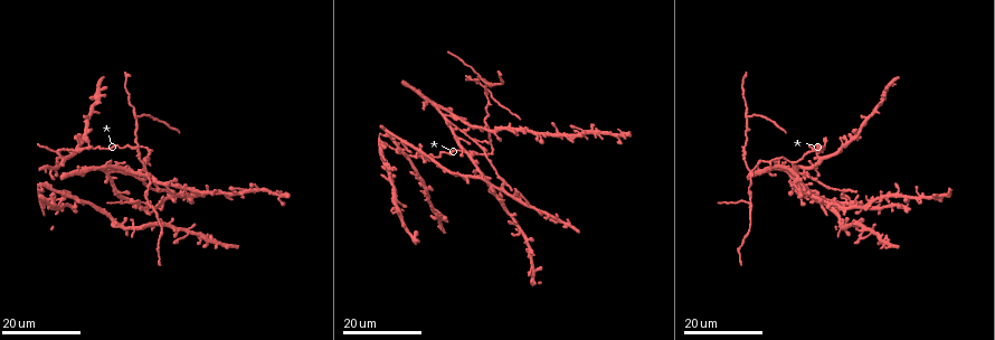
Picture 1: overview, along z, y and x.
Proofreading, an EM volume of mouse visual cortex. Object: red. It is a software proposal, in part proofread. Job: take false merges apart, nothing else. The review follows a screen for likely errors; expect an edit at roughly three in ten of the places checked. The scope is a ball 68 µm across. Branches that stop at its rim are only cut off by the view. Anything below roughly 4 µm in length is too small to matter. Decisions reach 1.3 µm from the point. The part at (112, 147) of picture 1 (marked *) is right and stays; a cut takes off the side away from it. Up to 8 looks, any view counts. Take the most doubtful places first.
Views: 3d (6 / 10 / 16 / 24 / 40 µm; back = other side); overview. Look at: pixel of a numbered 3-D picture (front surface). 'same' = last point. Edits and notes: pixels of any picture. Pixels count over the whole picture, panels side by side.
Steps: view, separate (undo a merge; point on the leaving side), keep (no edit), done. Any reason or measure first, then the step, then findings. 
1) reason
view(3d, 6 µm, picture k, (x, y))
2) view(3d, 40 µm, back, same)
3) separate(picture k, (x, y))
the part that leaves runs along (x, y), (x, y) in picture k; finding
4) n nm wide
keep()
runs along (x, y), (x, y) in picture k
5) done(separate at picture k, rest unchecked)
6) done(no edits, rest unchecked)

branch point
view(3d, 24 µm, picture 1, (749, 170))

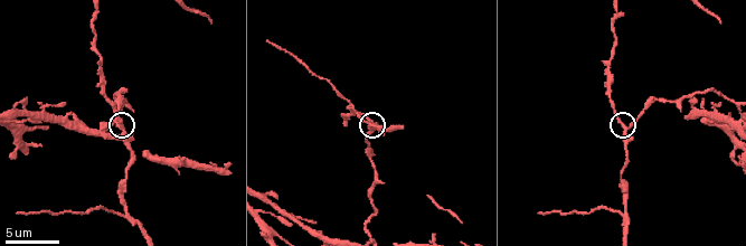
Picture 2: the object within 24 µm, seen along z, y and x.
view(3d, 10 µm, picture 2, (624, 130))

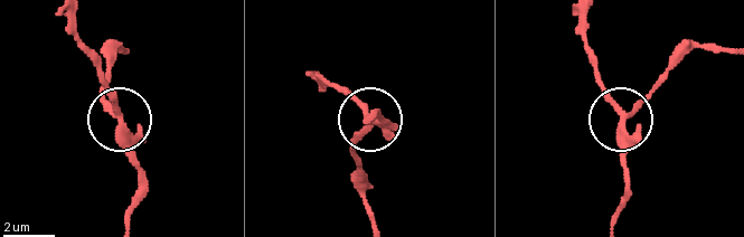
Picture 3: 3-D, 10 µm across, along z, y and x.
keep()
runs along (124, 51), (111, 51), (105, 103), (137, 179), (137, 202) in picture 3; one neuron here

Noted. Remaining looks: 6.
thin arm on a thick one
view(3d, 10 µm, picture 2, (376, 126))

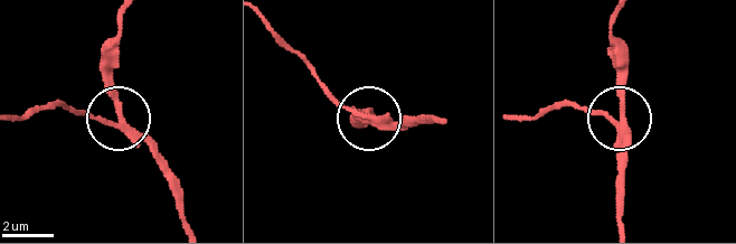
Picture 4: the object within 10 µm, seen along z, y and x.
250 nm wide
separate(picture 4, (98, 119))
the part that leaves runs along (128, 132), (63, 106), (12, 113) in picture 4; a second neuron is stuck on

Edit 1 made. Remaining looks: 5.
redraw
view(overview)

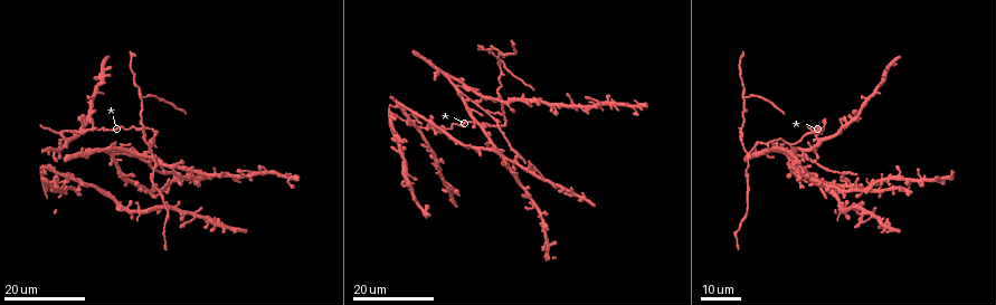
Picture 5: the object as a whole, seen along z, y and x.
thin arm on a thick one
view(3d, 24 µm, picture 5, (62, 135))

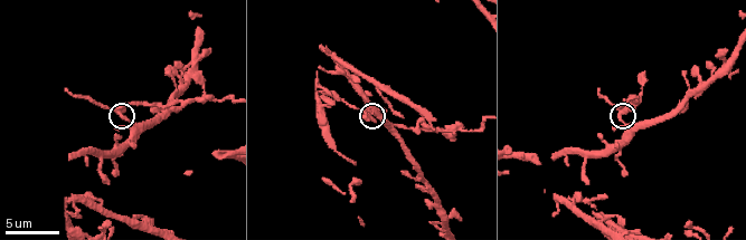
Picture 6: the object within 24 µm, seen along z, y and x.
zoom in
view(3d, 10 µm, picture 6, (621, 111))

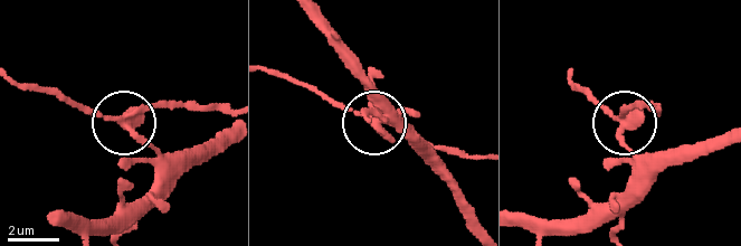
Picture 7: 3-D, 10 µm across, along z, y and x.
3 arms
keep()
runs along (475, 159), (386, 131), (323, 101) in picture 7; all the same neuron

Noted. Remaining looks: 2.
branch point
view(3d, 24 µm, picture 5, (143, 98))

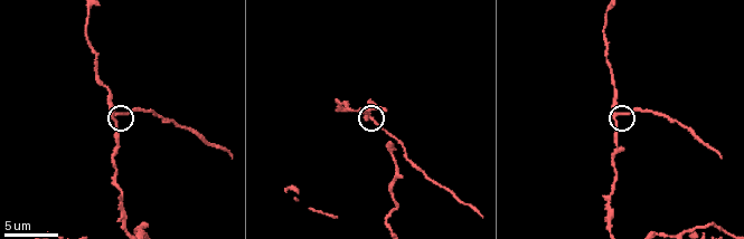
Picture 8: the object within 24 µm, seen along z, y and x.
closer look
view(3d, 6 µm, picture 8, (115, 113))

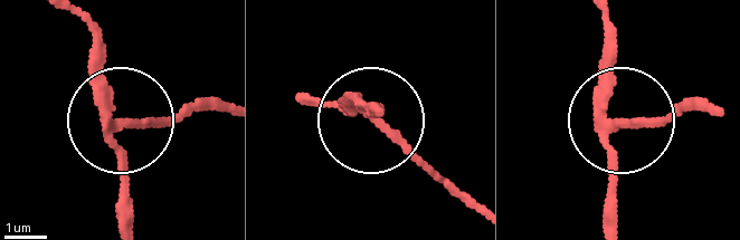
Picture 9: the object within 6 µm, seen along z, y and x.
190 nm wide
separate(picture 9, (159, 120))
the part that leaves runs along (116, 123), (220, 112) in picture 9; two neurons meet here

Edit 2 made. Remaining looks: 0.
done(separate at picture 4, separate at picture 9, rest unchecked)

